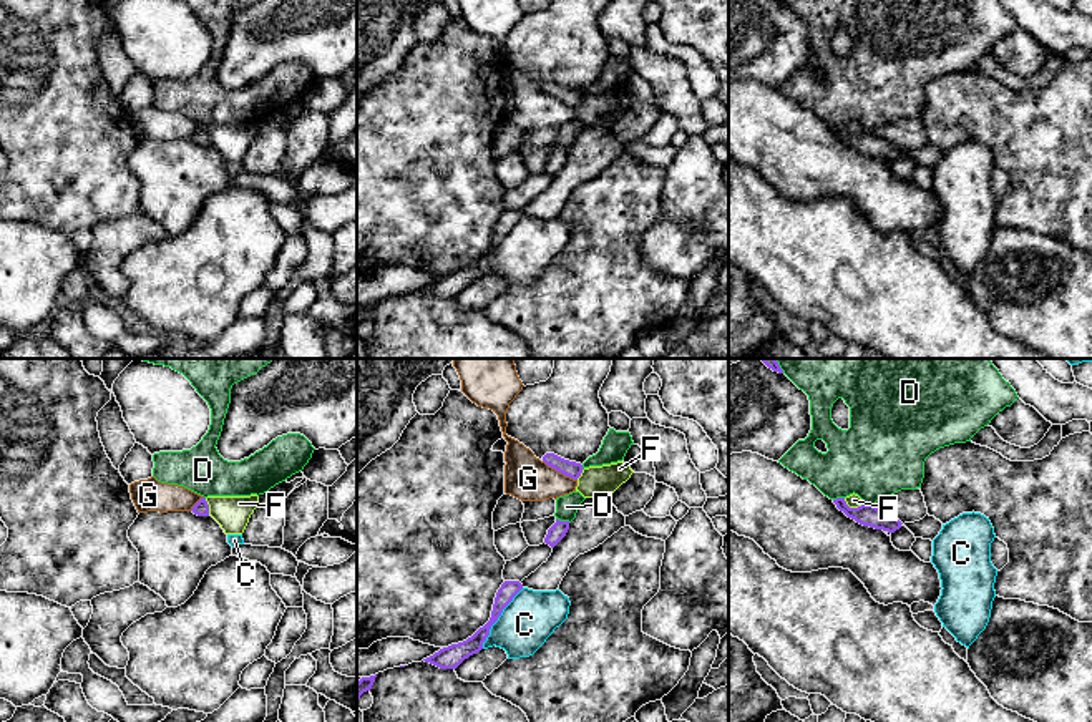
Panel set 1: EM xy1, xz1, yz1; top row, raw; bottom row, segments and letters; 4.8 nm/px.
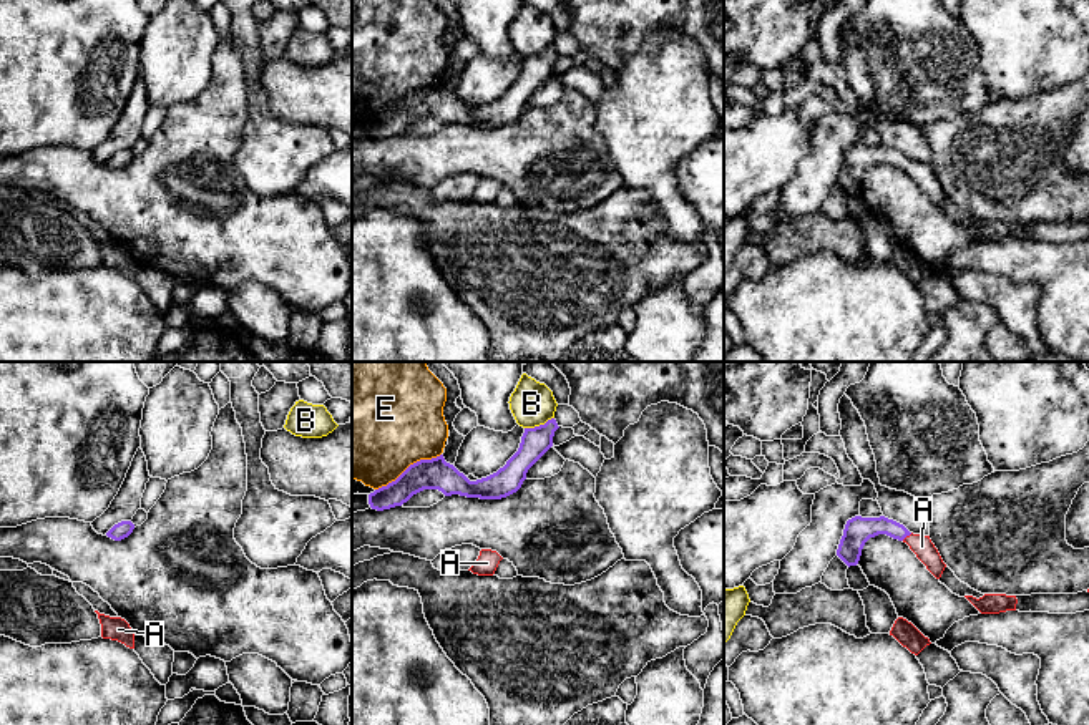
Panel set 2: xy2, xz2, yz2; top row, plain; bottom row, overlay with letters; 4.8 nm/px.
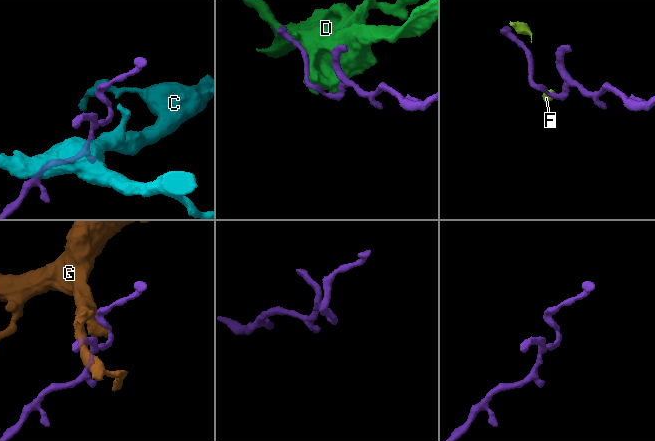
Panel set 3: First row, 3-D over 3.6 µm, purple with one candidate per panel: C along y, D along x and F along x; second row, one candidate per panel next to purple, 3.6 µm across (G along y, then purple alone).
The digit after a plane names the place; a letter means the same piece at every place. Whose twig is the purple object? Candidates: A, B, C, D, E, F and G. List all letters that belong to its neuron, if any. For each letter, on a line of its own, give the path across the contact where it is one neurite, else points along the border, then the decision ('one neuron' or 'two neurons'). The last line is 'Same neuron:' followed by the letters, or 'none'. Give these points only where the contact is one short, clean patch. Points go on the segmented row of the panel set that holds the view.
A: across yz2 (859, 530), (892, 528), (907, 535), (922, 546) | one neuron
B: along xz2 (553, 417), (525, 428) | two neurons
C: two neurons
D: two neurons
E: along xz2 (440, 453), (410, 463), (394, 480), (376, 490) | two neurons
F: along yz1 (843, 498), (850, 507), (863, 503) | two neurons
G: two neurons
Same neuron: A

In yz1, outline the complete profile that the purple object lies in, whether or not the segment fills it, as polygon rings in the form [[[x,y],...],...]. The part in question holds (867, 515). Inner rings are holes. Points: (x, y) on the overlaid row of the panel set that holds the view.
[[[836,498],[836,500],[833,500],[833,503],[848,518],[855,520],[856,523],[860,523],[863,526],[870,526],[870,528],[875,528],[875,529],[883,529],[883,531],[888,531],[888,533],[895,533],[903,524],[898,518],[895,518],[893,515],[890,515],[883,510],[878,510],[873,505],[863,503],[858,508],[850,508],[846,505],[845,498]]]

